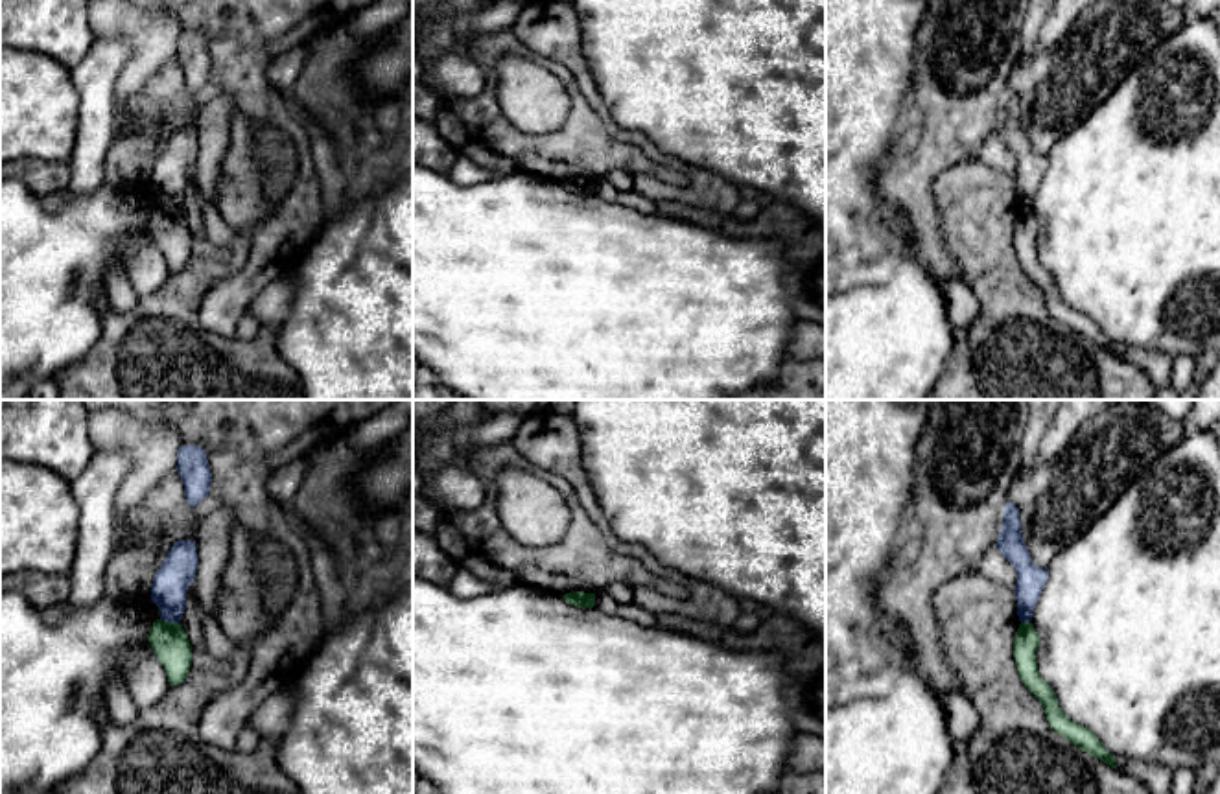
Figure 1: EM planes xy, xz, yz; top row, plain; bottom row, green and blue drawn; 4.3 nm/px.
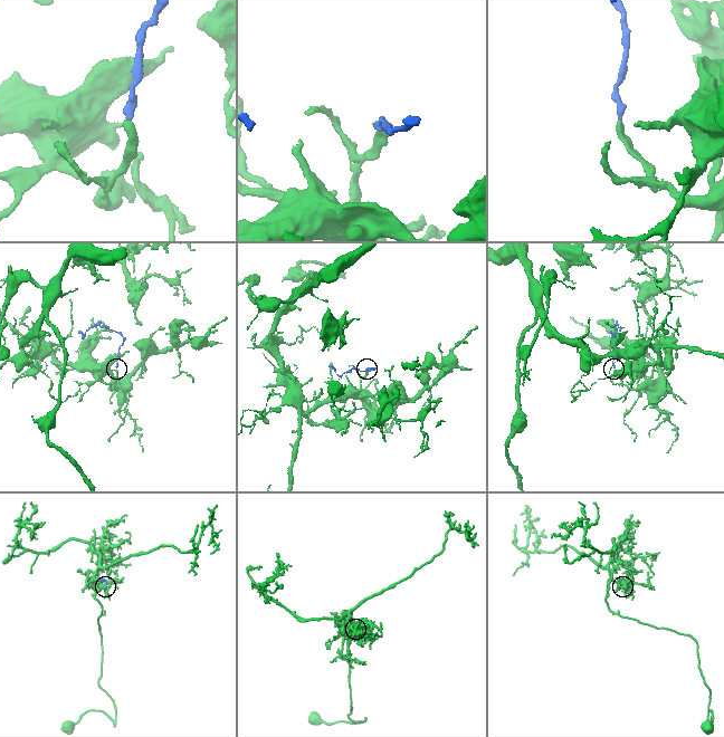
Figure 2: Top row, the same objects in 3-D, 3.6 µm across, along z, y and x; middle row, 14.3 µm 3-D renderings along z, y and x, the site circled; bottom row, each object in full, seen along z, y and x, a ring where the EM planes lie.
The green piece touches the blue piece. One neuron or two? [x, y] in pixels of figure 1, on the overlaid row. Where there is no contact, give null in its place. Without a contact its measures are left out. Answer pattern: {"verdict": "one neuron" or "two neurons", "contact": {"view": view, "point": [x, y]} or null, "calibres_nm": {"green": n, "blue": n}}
{"verdict": "two neurons", "contact": {"view": "xy", "point": [170, 623]}, "calibres_nm": {"green": 160, "blue": 160}}

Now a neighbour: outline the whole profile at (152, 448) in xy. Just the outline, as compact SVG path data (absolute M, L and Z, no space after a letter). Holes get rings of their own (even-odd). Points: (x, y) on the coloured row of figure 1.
M122 409L87 411L88 437L94 450L118 450L129 462L131 470L123 477L114 496L114 527L122 527L133 512L142 508L147 492L157 486L168 473L177 470L177 451L181 448L179 433L170 424L138 420Z

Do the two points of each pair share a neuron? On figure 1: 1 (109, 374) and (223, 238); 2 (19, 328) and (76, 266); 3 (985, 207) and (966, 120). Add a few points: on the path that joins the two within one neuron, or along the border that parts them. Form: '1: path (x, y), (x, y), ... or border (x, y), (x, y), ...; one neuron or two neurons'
1: border (203, 236), (223, 247); two neurons
2: path (28, 314), (61, 280); one neuron
3: border (973, 159), (944, 168), (935, 181); two neurons

